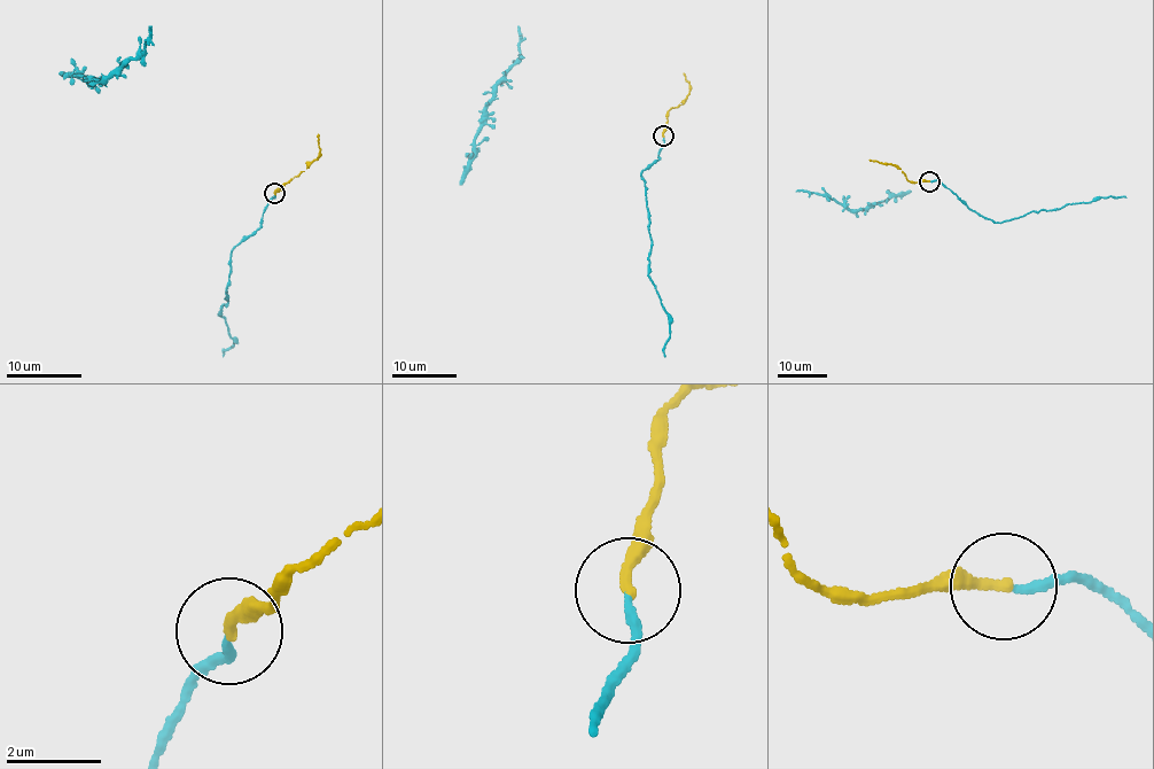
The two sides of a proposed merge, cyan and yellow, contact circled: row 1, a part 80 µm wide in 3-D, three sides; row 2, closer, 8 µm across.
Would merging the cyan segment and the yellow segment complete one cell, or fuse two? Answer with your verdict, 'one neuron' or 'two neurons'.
one neuron

